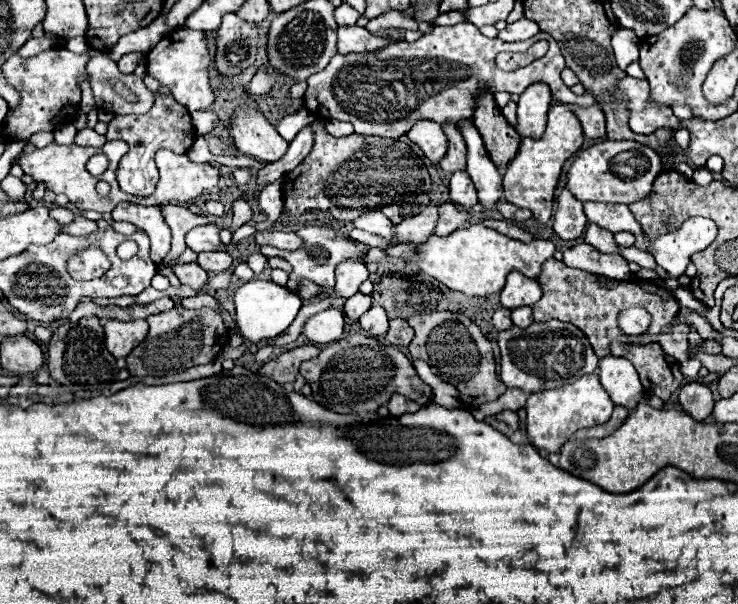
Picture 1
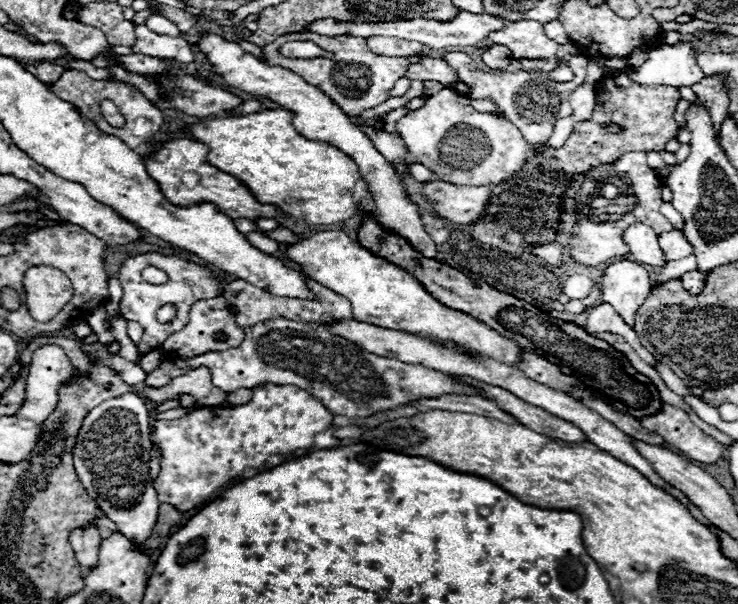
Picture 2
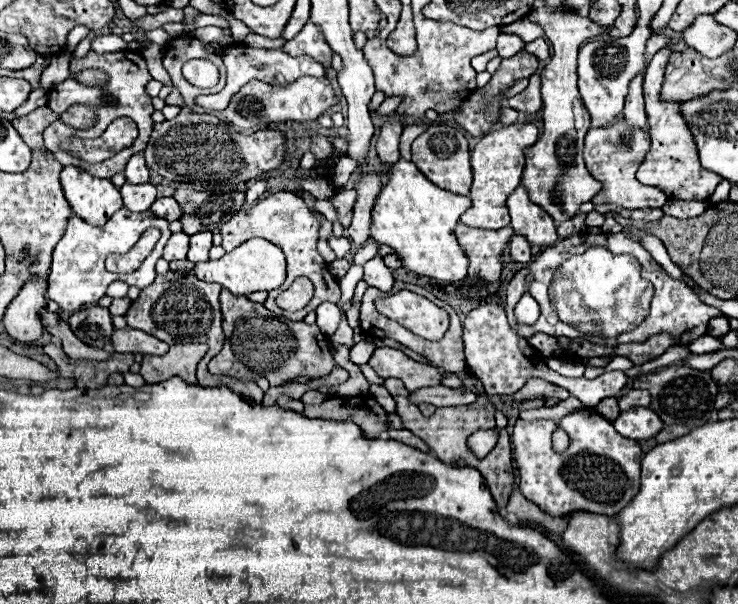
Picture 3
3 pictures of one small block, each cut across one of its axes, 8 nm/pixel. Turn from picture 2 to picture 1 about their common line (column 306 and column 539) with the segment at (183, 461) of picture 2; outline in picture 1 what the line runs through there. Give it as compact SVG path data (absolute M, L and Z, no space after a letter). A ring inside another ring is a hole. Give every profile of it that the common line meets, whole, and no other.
M592 372L590 376L582 376L574 384L566 384L562 388L530 394L526 402L526 412L528 412L526 430L528 436L532 438L532 446L556 454L560 452L560 446L566 440L570 440L576 430L604 424L604 420L608 420L608 416L612 414L614 406L616 404L610 400L608 392L598 382L598 372Z

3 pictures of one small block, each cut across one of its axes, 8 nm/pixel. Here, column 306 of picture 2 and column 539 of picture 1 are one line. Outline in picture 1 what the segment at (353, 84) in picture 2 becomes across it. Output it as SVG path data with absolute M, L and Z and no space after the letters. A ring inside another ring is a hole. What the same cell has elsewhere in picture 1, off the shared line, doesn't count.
M460 22L456 26L436 26L430 34L424 34L422 38L418 38L412 44L400 40L400 42L390 44L376 52L332 56L330 64L322 72L318 72L306 80L308 90L304 94L304 102L306 102L306 108L312 114L316 114L318 118L350 122L354 126L356 134L382 136L382 138L394 138L394 140L404 136L412 128L412 124L416 124L418 120L434 120L438 124L458 124L460 120L472 118L472 112L476 110L476 96L480 92L502 92L504 90L508 94L520 94L520 92L524 92L524 88L528 88L528 84L534 84L534 82L548 84L552 90L552 96L562 104L578 104L584 108L594 106L596 100L592 98L592 94L576 96L566 84L562 84L562 78L560 78L562 66L564 66L564 58L560 54L560 48L554 42L554 38L546 32L538 32L532 40L526 40L520 44L504 44L498 38L482 36L474 24ZM538 40L548 40L548 44L550 44L548 52L540 60L534 60L532 64L512 70L512 72L504 72L494 64L496 54L526 52Z

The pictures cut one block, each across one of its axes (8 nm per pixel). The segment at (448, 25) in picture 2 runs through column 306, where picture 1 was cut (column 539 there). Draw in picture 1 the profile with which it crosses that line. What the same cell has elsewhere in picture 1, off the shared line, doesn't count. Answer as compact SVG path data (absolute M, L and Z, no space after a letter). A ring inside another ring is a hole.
M520 18L518 22L514 24L508 24L504 30L500 30L500 40L504 42L520 42L520 40L528 40L532 38L534 34L538 34L540 28L536 22L528 20L528 18Z

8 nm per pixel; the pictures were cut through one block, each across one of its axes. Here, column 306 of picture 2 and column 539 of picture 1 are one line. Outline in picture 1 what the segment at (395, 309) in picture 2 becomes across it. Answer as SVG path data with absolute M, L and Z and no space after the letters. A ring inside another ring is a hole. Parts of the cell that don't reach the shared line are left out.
M472 224L468 228L456 230L446 238L430 236L428 242L418 244L418 266L432 278L440 280L444 286L464 292L468 296L490 296L504 288L504 280L508 272L518 270L528 278L538 278L542 272L544 260L552 258L556 246L550 240L520 242L480 224Z

